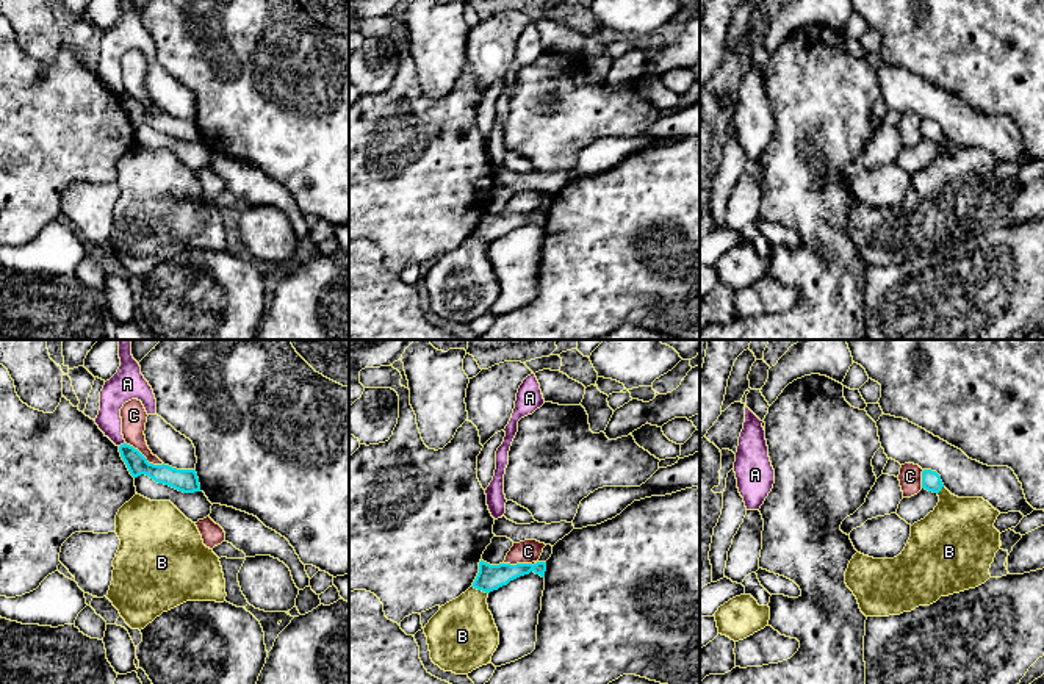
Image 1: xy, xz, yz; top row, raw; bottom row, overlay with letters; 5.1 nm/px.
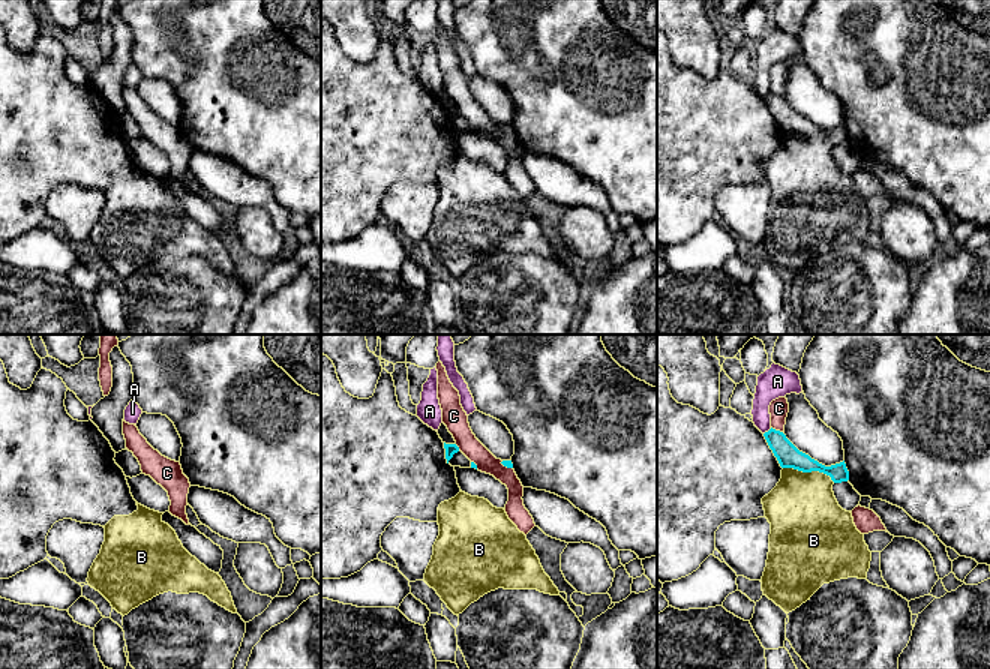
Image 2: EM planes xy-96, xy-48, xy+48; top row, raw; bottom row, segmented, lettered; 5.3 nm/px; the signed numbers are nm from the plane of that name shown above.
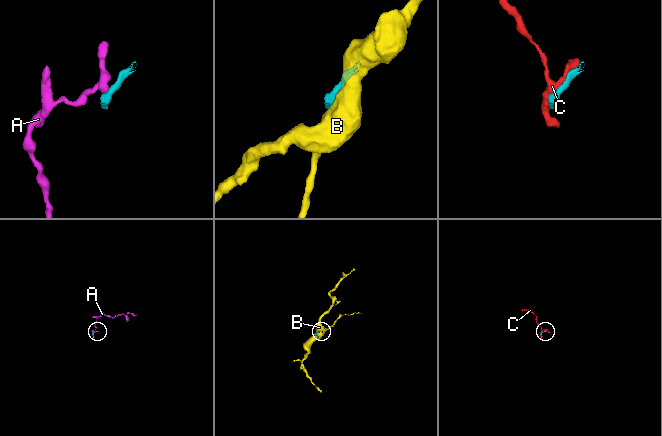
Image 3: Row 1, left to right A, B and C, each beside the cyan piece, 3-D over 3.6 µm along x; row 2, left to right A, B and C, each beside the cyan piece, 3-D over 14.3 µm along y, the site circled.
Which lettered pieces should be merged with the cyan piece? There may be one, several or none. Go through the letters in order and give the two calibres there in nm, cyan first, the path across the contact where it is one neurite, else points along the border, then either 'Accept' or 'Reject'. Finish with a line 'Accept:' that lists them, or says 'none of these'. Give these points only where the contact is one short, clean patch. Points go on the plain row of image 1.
A: Thickness 110 nm (cyan) against 130 nm. Boundary: xy (124, 91), (119, 96). Reject
B: Thickness 130 nm (cyan) against 360 nm. Reject
C: Thickness 120 nm (cyan) against 130 nm. Reject
Accept: none of these

